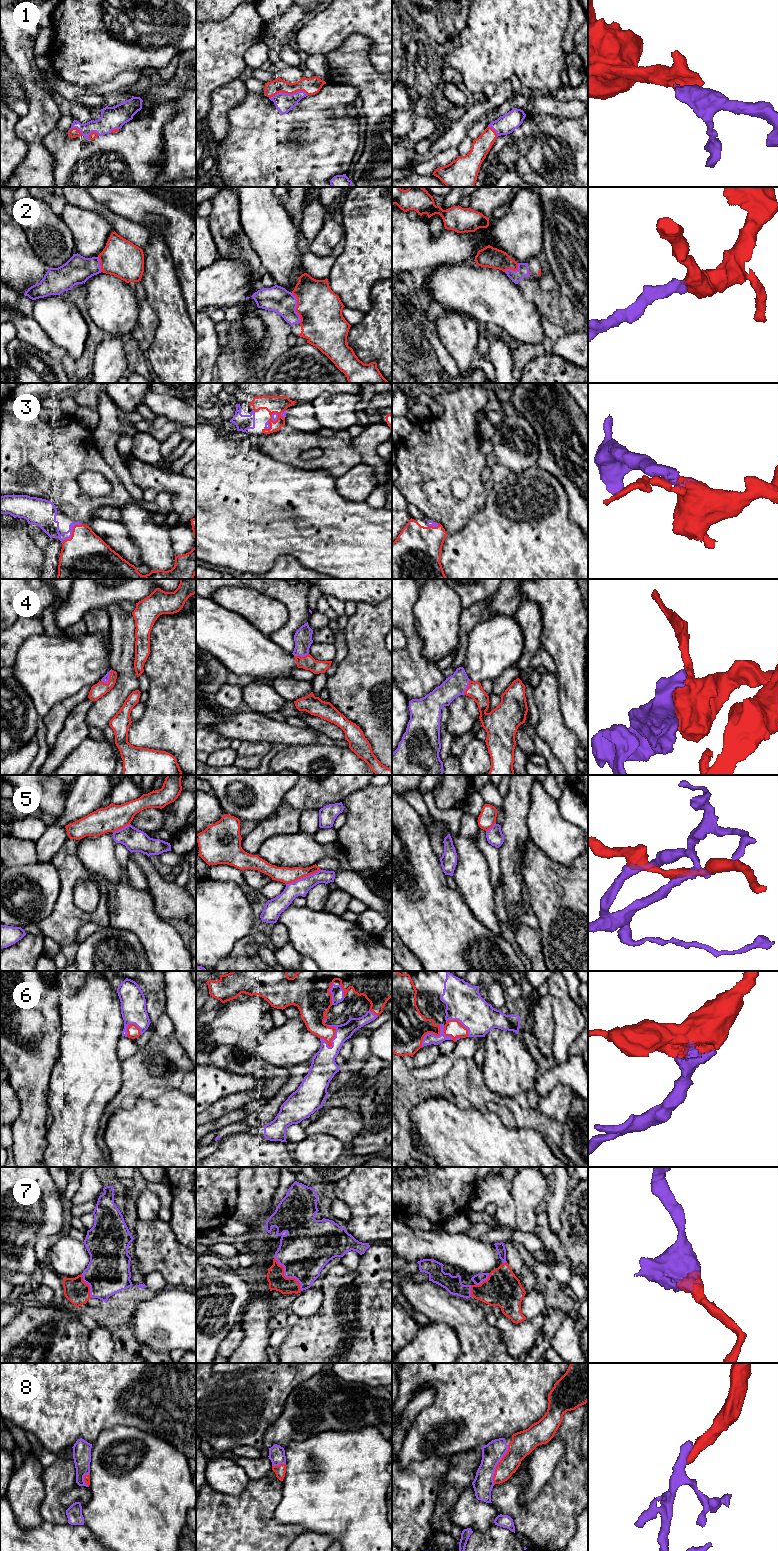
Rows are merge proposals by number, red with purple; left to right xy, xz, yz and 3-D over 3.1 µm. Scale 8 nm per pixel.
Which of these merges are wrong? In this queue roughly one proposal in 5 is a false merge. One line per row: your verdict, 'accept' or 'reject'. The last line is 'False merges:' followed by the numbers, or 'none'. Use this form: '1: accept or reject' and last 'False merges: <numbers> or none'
1: accept
2: accept
3: accept
4: accept
5: reject
6: accept
7: accept
8: accept
False merges: 5

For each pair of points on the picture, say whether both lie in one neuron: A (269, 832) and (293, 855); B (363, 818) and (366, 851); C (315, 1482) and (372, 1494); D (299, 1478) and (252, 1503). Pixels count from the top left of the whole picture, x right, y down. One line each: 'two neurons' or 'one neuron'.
A: two neurons
B: one neuron
C: one neuron
D: two neurons

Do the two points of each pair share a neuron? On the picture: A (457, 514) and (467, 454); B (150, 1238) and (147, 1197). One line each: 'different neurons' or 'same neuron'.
A: same neuron
B: different neurons

